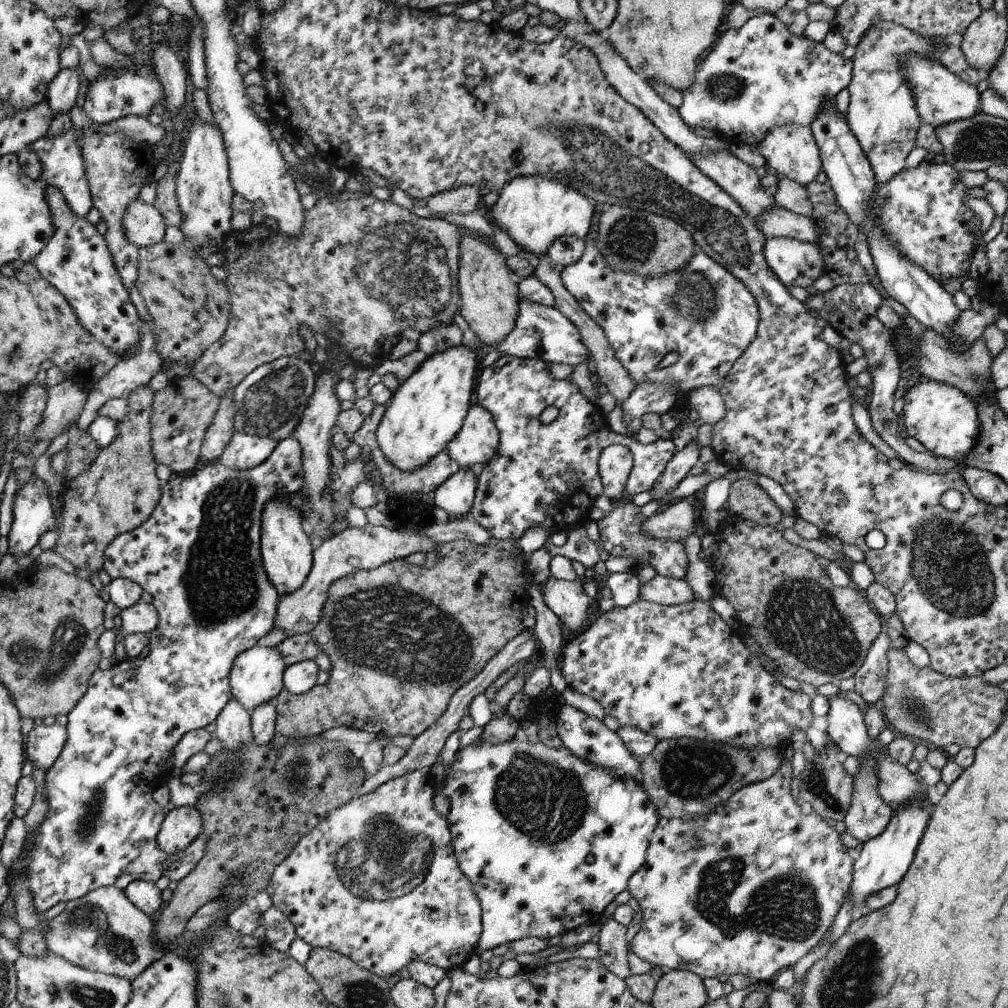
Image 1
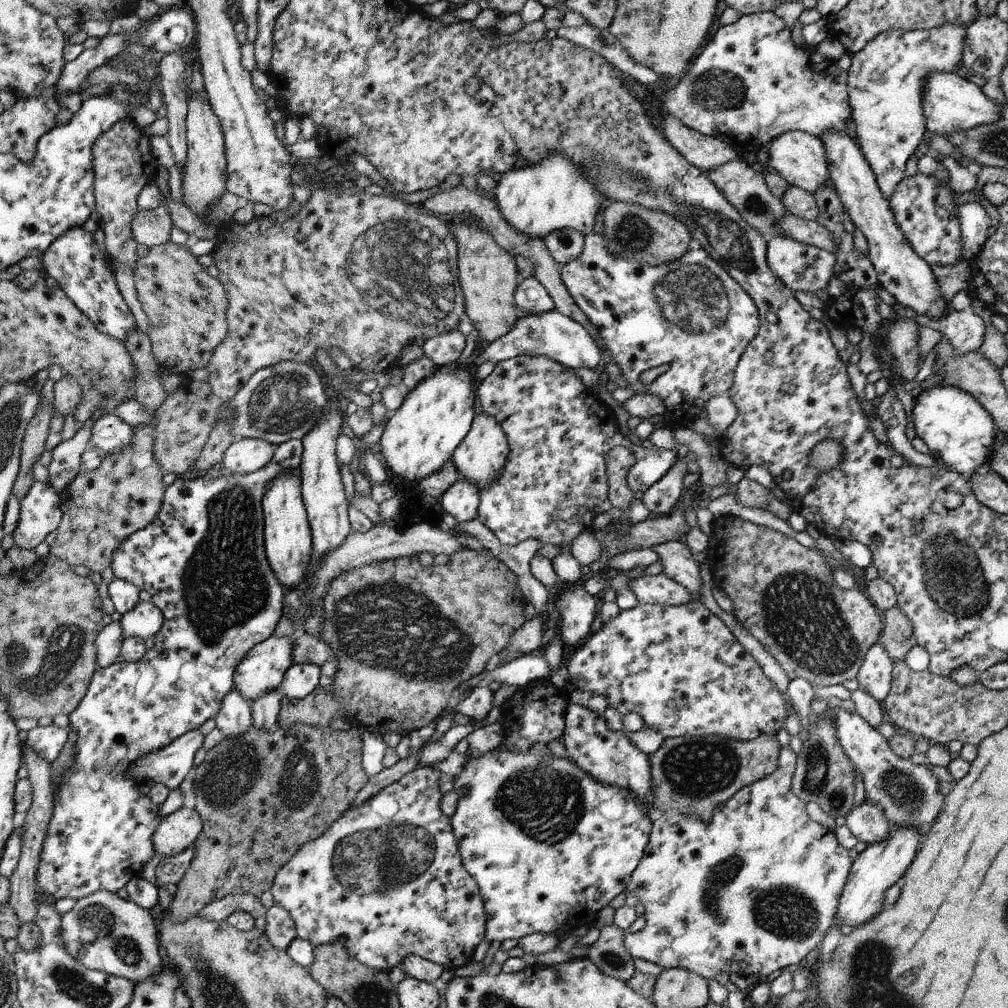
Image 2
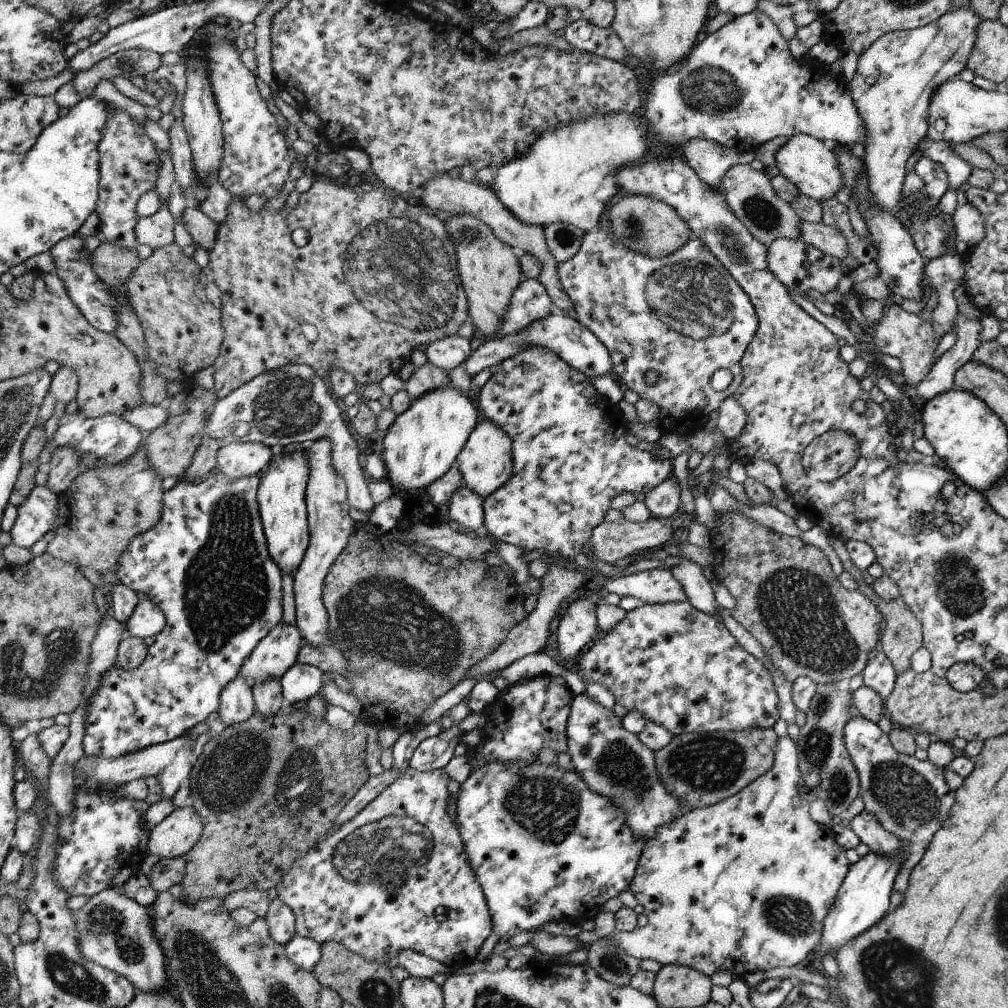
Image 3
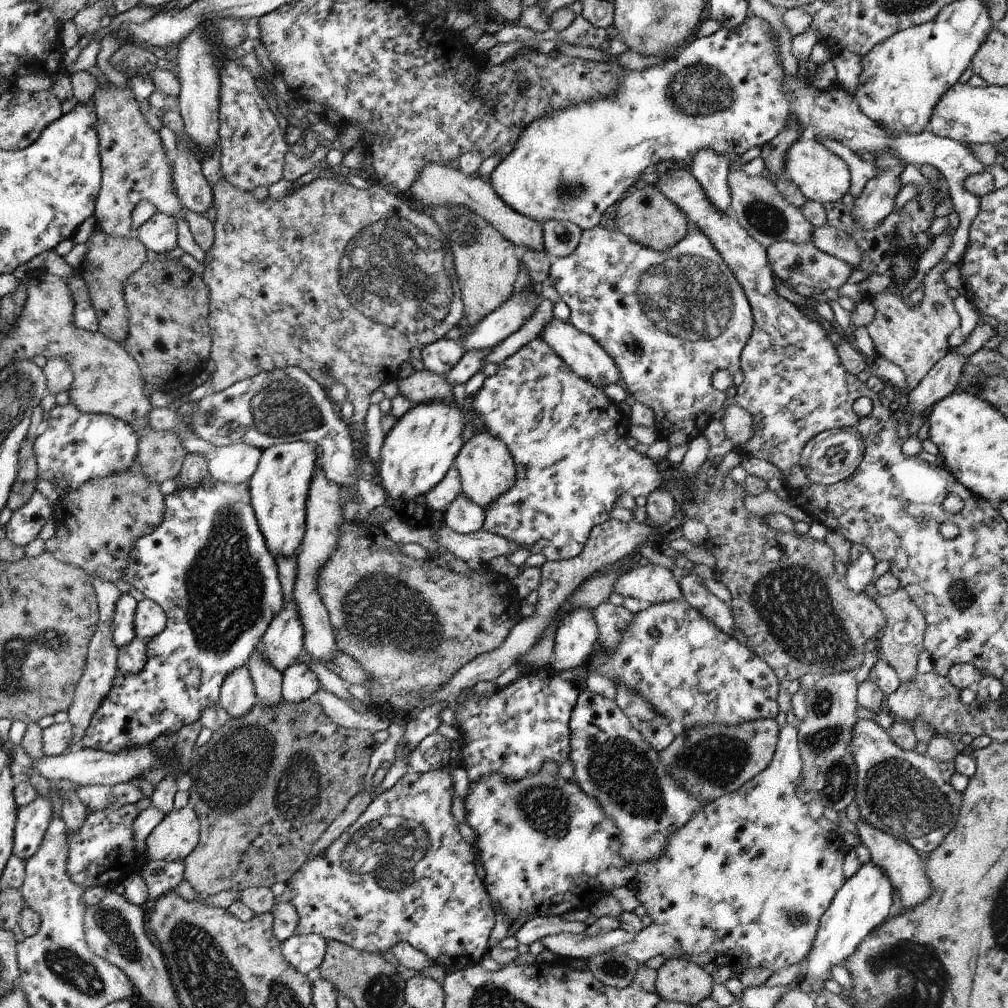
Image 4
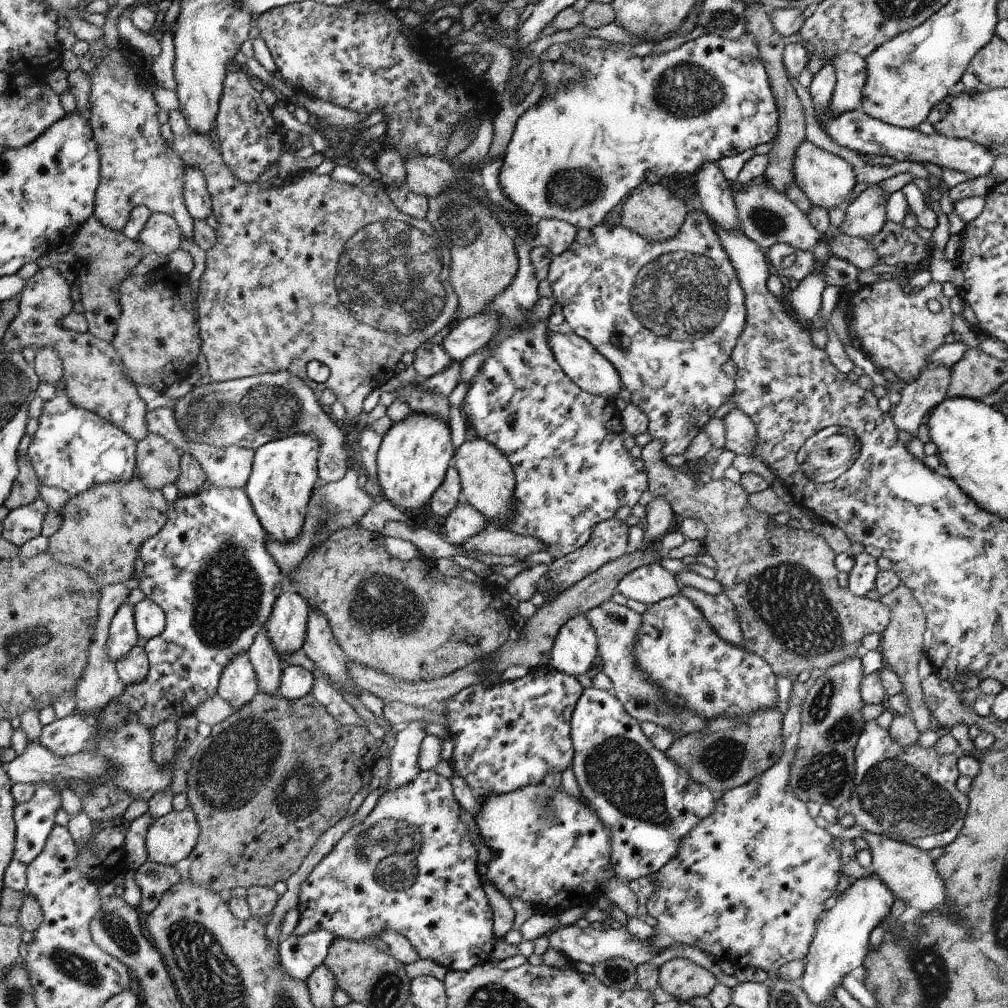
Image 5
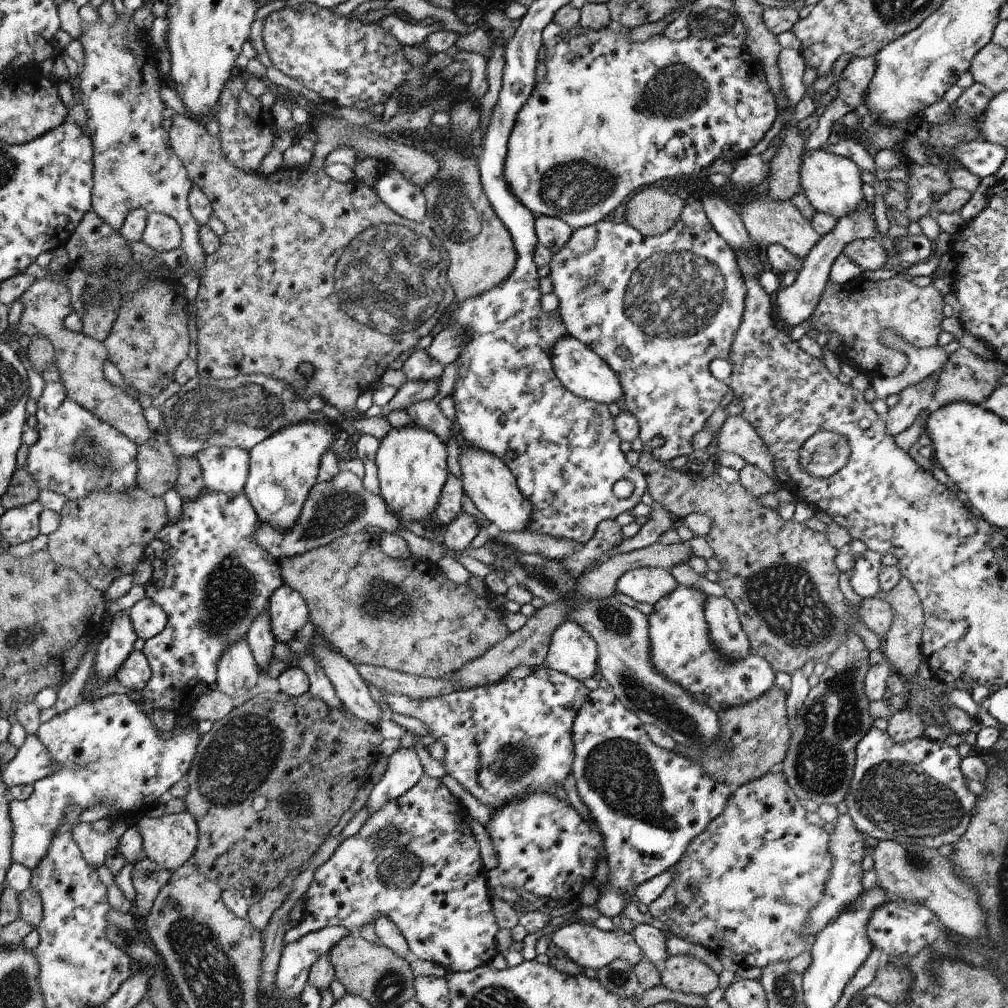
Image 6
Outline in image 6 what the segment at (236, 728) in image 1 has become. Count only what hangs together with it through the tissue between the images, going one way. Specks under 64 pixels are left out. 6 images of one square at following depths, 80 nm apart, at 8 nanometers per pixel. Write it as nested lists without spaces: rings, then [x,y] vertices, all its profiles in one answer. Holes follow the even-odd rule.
[[[247,639],[235,642],[219,660],[216,689],[228,696],[241,698],[250,692],[261,675],[254,652]]]

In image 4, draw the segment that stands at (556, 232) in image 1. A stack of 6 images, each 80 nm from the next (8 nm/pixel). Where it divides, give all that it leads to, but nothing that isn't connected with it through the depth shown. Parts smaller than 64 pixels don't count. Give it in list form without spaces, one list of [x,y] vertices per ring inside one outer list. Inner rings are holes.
[[[755,15],[747,16],[746,20],[742,21],[741,25],[734,27],[733,29],[720,28],[717,32],[707,37],[701,37],[692,39],[688,46],[684,46],[683,49],[677,51],[672,58],[662,60],[657,66],[648,68],[643,72],[625,70],[625,77],[619,85],[619,90],[615,97],[608,97],[598,99],[597,101],[588,101],[582,105],[575,107],[569,107],[566,110],[559,111],[558,113],[552,113],[549,117],[544,117],[535,121],[532,125],[528,125],[523,130],[521,140],[517,143],[515,150],[504,160],[500,161],[499,165],[492,171],[488,177],[489,183],[492,188],[497,192],[497,195],[510,207],[512,210],[519,212],[531,218],[532,220],[538,221],[544,224],[546,221],[570,221],[578,225],[582,230],[591,229],[600,222],[602,214],[612,206],[616,204],[618,200],[625,196],[624,192],[634,186],[642,172],[646,171],[646,168],[656,168],[656,165],[670,164],[672,167],[688,167],[695,157],[695,152],[703,149],[704,147],[714,149],[719,155],[728,153],[741,155],[746,153],[754,147],[761,147],[763,144],[770,142],[778,133],[784,130],[785,126],[788,126],[789,121],[793,119],[799,125],[801,124],[802,132],[809,128],[812,130],[814,137],[822,136],[822,138],[832,138],[841,142],[844,146],[848,146],[854,152],[858,150],[864,150],[863,152],[870,152],[871,154],[878,153],[880,151],[892,151],[897,157],[900,157],[906,164],[914,164],[916,167],[921,165],[930,165],[937,168],[946,179],[948,185],[949,196],[954,204],[954,210],[958,213],[960,223],[953,236],[953,241],[944,257],[952,264],[958,265],[961,258],[963,257],[969,241],[969,228],[974,218],[976,218],[980,210],[980,197],[970,194],[964,187],[964,181],[973,174],[981,173],[986,170],[985,166],[977,159],[972,151],[969,149],[969,145],[960,144],[955,140],[936,136],[930,131],[926,130],[917,135],[891,135],[884,130],[882,126],[878,126],[871,118],[868,118],[859,107],[859,104],[844,87],[841,87],[837,83],[831,89],[821,91],[817,89],[815,85],[814,76],[808,78],[803,76],[790,76],[786,75],[786,72],[782,68],[780,62],[780,46],[778,41],[773,37],[773,29],[768,21]]]

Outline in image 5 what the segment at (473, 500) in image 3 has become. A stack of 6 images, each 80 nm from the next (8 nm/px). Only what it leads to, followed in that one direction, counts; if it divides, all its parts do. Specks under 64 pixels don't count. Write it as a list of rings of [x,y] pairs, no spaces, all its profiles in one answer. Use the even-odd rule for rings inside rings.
[[[461,499],[450,516],[445,518],[444,538],[454,546],[462,546],[464,541],[478,534],[488,525],[488,520],[479,510]]]

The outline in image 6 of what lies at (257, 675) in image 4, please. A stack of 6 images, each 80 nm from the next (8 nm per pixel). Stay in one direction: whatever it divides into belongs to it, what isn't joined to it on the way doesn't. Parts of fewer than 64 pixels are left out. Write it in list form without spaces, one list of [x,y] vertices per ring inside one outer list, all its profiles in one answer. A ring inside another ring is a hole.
[[[266,610],[252,624],[246,639],[250,644],[251,650],[254,652],[255,661],[258,663],[260,673],[269,666],[270,661],[274,659],[272,649],[276,643],[275,636],[271,629],[271,616]]]

